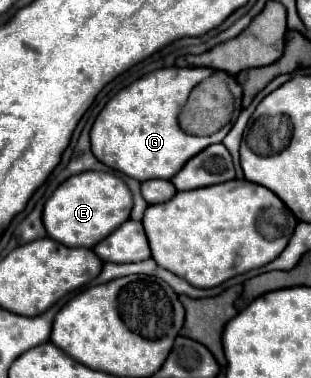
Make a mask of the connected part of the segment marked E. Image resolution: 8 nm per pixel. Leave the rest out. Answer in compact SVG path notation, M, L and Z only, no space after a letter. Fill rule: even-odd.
M87 170L67 178L45 202L43 224L47 236L65 246L93 248L101 238L107 238L121 222L125 222L133 208L133 194L129 186L113 172Z

